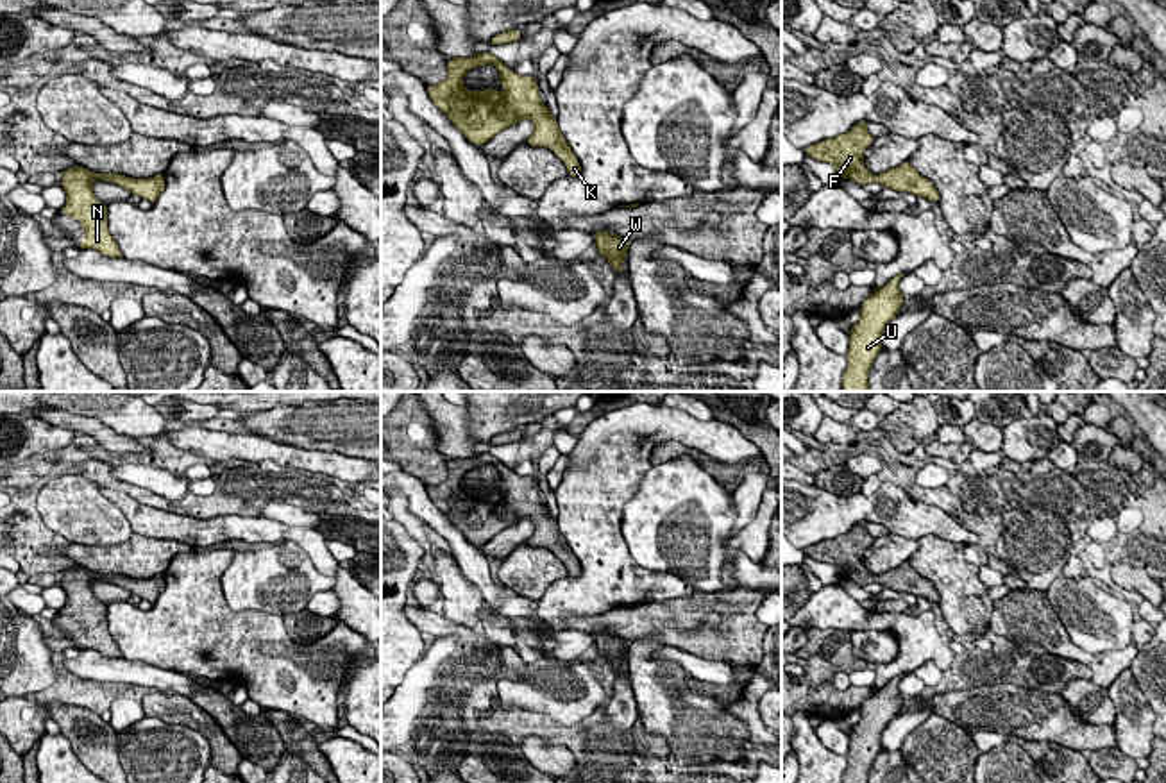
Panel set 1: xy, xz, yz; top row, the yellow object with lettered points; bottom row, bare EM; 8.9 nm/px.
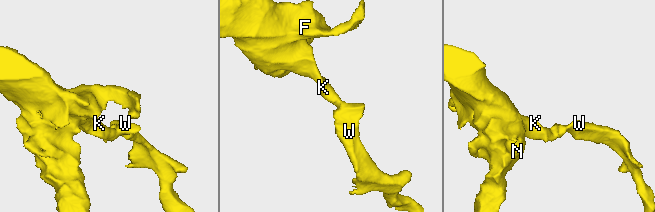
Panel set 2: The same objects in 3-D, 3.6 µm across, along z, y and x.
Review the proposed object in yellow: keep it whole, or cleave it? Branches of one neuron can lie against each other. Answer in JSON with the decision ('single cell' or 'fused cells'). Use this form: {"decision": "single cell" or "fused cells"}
{"decision": "single cell"}

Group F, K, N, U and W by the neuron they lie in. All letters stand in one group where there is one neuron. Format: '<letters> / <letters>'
F K N U W

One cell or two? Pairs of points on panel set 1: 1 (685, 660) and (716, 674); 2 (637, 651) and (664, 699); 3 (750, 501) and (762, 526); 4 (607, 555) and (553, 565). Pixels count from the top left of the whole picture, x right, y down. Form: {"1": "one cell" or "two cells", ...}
{"1": "one cell", "2": "one cell", "3": "two cells", "4": "two cells"}

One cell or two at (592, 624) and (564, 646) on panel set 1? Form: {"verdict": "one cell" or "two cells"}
{"verdict": "two cells"}

